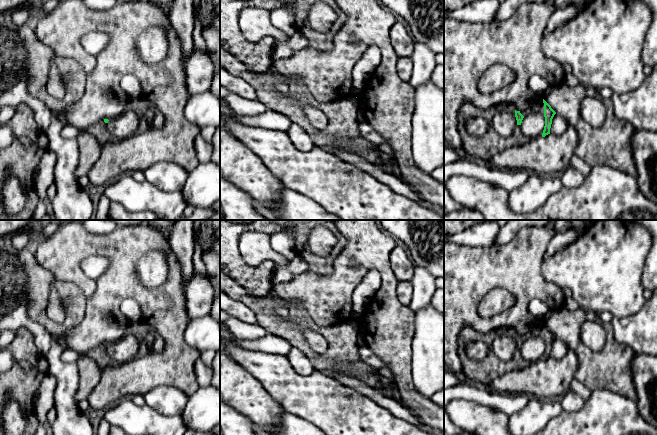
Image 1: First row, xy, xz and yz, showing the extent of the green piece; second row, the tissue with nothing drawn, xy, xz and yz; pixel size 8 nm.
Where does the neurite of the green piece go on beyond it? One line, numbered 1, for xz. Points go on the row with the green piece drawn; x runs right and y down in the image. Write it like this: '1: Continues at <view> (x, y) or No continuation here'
1: No continuation here

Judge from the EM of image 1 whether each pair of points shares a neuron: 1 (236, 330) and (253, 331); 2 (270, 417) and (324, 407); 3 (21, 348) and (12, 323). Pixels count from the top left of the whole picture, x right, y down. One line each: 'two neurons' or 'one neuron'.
1: one neuron
2: two neurons
3: two neurons

